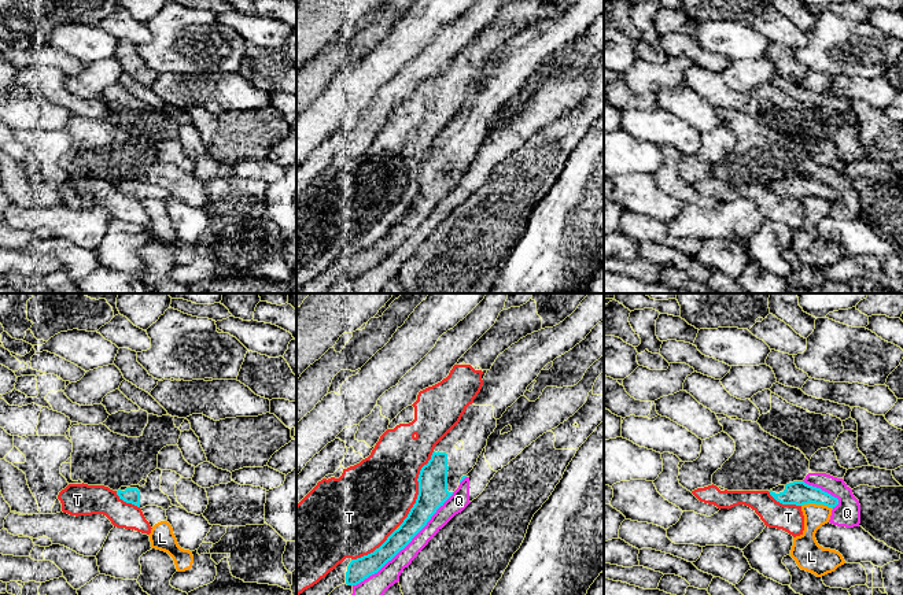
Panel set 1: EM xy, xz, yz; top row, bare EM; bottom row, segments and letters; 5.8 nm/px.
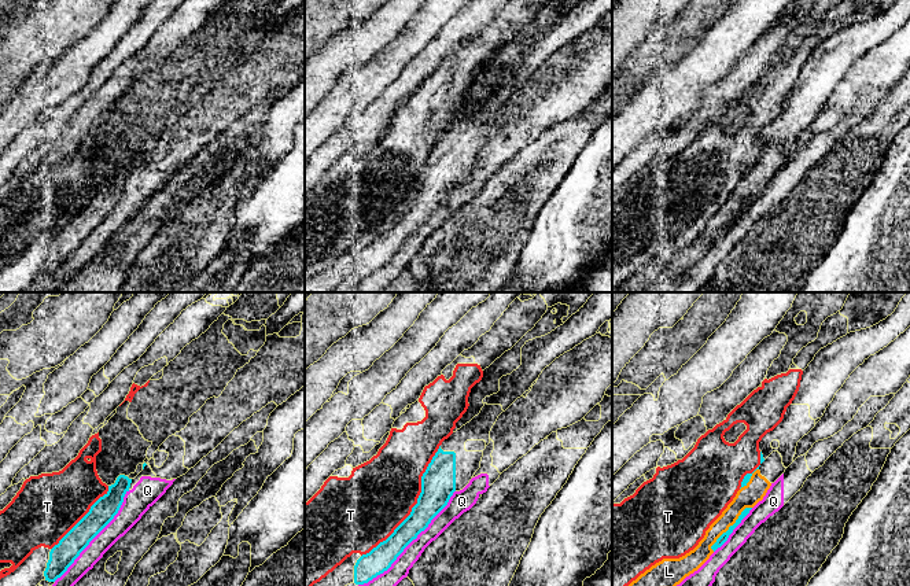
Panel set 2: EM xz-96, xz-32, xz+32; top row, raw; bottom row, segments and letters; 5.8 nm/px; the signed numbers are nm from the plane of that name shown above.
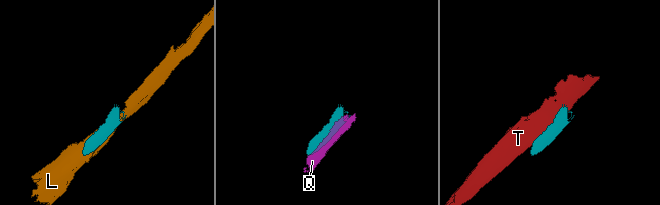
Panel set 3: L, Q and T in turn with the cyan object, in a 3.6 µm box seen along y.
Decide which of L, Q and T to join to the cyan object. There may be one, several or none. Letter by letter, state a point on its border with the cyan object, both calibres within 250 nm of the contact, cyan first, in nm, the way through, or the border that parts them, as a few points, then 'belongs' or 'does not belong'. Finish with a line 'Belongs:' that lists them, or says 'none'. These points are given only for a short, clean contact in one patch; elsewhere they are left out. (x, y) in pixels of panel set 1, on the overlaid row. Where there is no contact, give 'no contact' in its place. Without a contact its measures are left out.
L: contact yz (817, 503); calibres 140 and 140 nm; does not belong
Q: contact xz (405, 546); calibres 130 and 120 nm; does not belong
T: contact xz (419, 488); calibres 180 and 420 nm; does not belong
Belongs: none

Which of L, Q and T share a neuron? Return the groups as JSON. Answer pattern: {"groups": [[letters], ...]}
{"groups": [["L"], ["Q"], ["T"]]}

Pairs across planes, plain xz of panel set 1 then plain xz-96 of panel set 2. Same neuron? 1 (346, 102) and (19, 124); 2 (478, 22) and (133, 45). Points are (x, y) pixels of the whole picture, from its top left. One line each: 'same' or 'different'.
1: same
2: same

